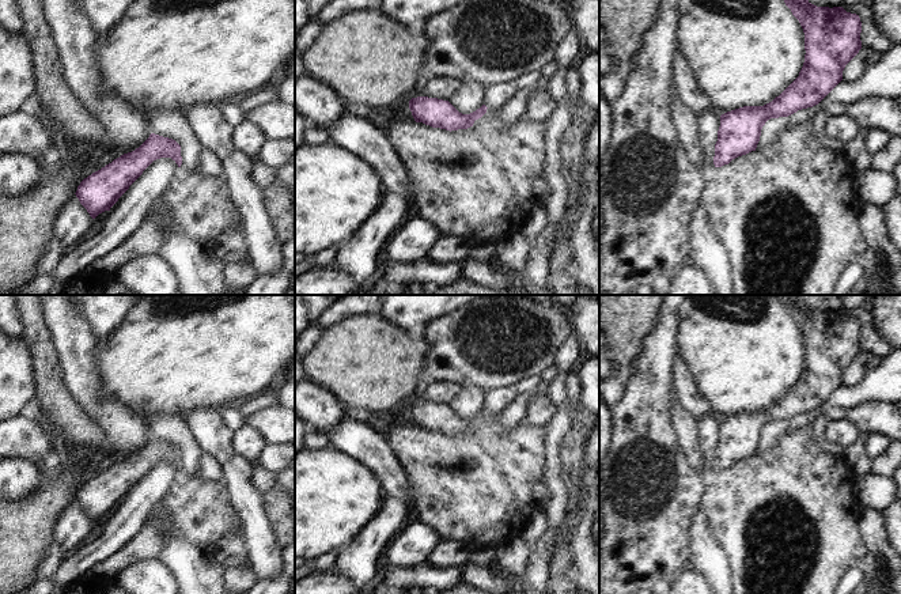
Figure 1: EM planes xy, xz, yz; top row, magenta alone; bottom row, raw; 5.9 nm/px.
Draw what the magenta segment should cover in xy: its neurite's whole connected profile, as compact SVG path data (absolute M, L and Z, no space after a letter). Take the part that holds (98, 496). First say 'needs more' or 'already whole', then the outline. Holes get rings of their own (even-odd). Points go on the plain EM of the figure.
already whole | M151 438L139 453L84 483L75 499L95 523L99 518L110 515L143 476L160 462L171 462L181 472L181 450L173 443Z

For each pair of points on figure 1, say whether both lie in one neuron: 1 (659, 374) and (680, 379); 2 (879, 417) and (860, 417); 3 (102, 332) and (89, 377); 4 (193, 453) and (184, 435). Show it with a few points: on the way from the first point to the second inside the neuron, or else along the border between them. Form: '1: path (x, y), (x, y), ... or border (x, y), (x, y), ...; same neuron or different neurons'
1: border (677, 355), (673, 363), (672, 385); different neurons
2: path (875, 417), (864, 417); same neuron
3: border (83, 314), (91, 335), (98, 343); different neurons
4: path (189, 449), (184, 439); same neuron

